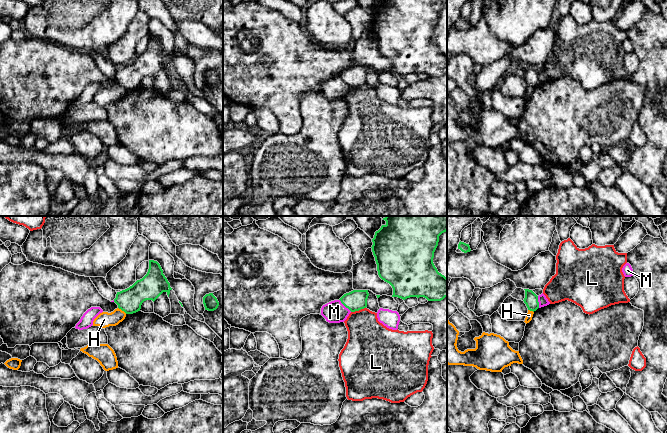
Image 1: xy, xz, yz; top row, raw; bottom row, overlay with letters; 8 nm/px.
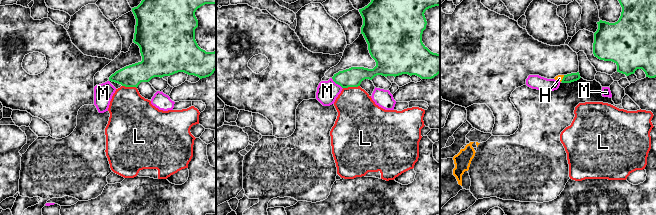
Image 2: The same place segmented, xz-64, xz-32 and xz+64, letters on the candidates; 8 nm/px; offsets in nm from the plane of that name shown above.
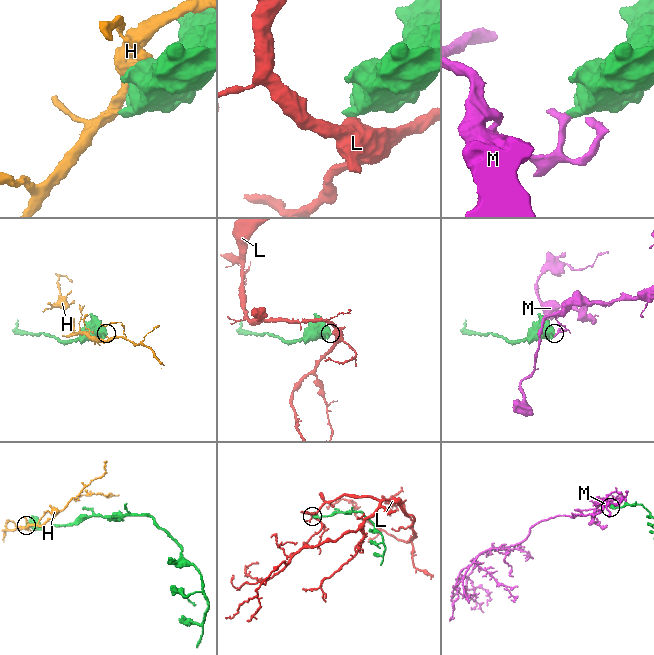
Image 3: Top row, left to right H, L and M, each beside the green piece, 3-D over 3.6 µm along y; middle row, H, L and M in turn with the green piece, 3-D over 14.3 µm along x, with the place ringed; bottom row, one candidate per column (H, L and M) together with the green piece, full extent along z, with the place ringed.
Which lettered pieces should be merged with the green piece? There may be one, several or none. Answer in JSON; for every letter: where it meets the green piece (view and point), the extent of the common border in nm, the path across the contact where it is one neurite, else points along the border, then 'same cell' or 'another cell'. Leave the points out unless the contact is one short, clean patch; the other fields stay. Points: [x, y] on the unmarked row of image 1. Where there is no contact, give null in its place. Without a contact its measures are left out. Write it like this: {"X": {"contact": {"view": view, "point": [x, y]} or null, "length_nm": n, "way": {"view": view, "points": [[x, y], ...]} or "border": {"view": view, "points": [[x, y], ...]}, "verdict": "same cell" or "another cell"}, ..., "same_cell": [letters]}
{"H": {"contact": {"view": "xy", "point": [122, 86]}, "length_nm": 90, "verdict": "another cell"}, "L": {"contact": {"view": "xz", "point": [358, 86]}, "length_nm": 130, "border": {"view": "xz", "points": [[365, 83], [351, 88]]}, "verdict": "another cell"}, "M": {"contact": {"view": "xz", "point": [345, 82]}, "length_nm": 140, "border": {"view": "xz", "points": [[339, 75], [351, 87]]}, "verdict": "another cell"}, "same_cell": []}

